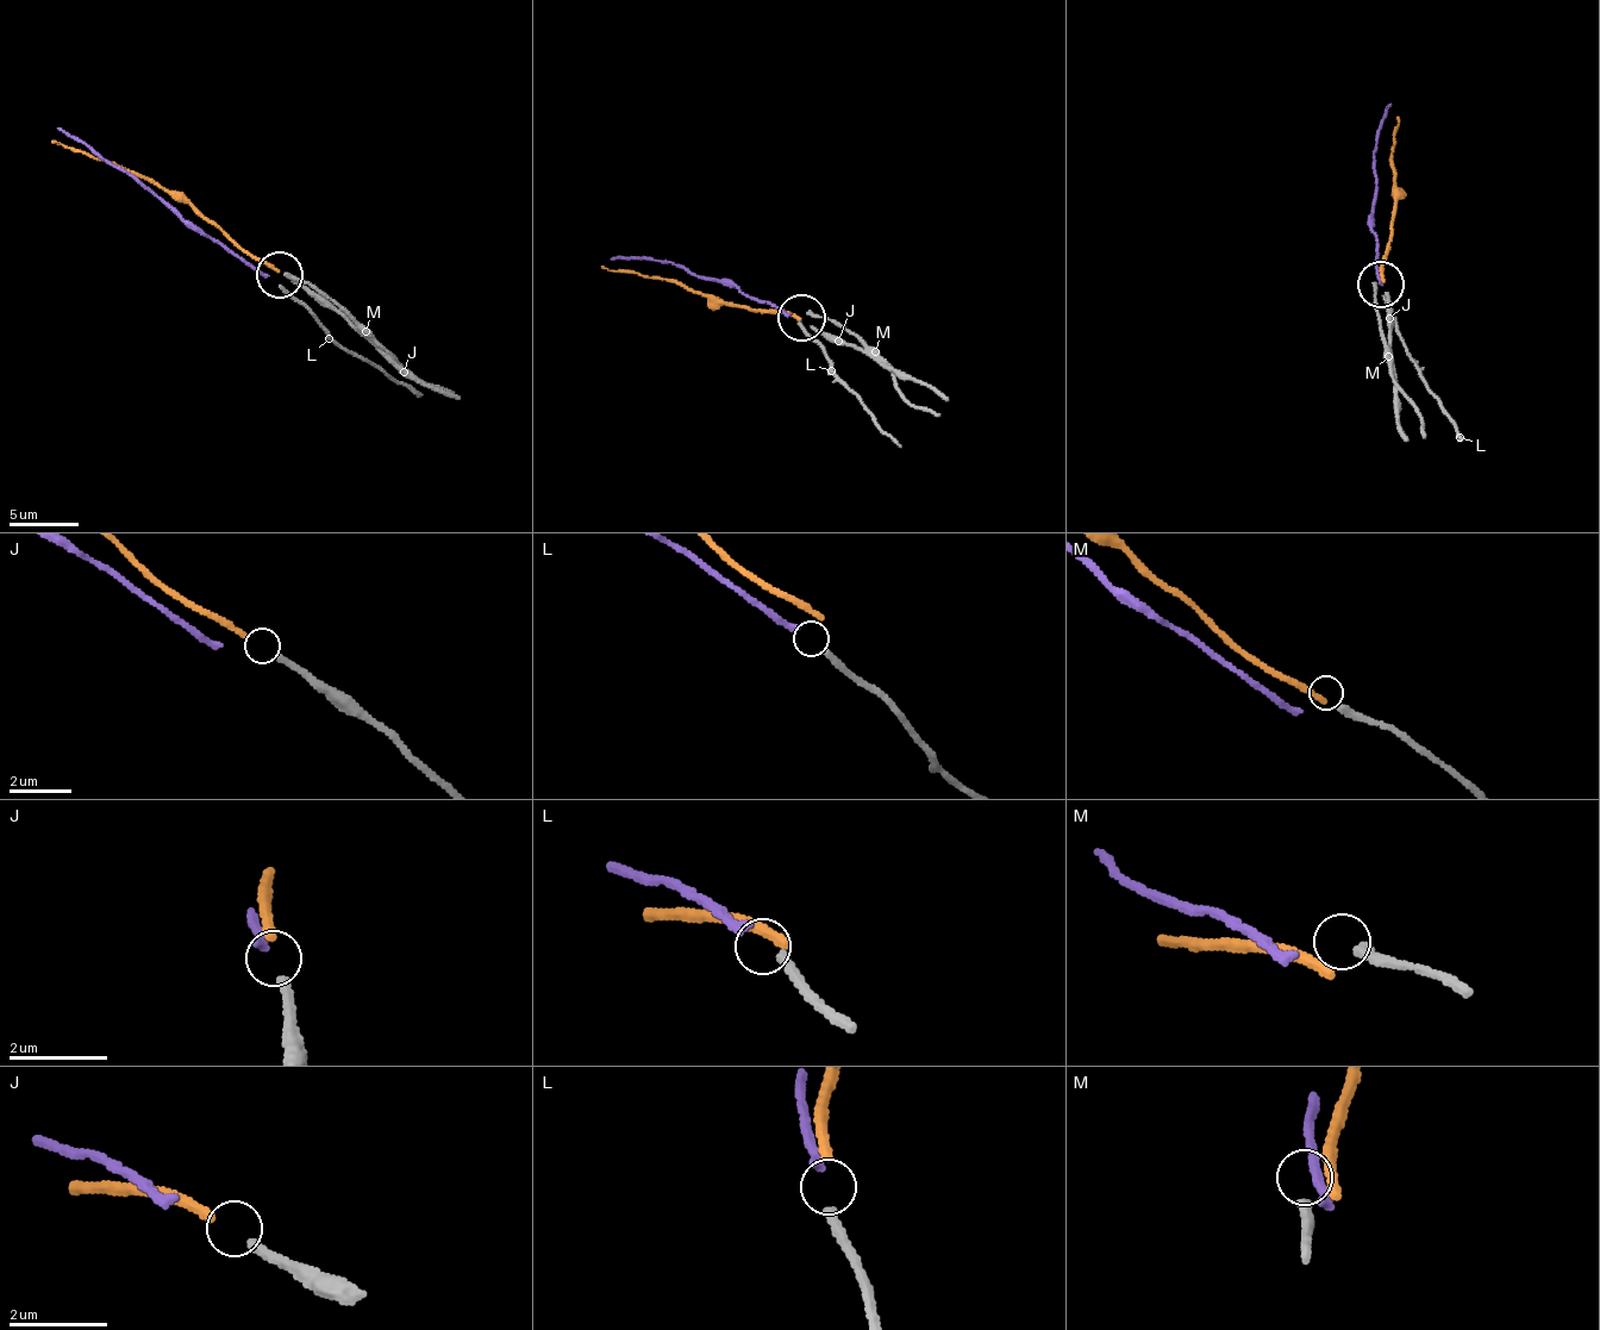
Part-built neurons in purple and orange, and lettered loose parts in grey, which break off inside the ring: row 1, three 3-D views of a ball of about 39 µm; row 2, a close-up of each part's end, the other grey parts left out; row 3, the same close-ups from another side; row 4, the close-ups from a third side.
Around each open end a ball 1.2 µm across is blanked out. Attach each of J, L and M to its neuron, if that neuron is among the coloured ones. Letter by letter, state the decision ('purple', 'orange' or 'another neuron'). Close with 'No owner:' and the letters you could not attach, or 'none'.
J: orange
L: purple
M: another neuron
No owner: M

